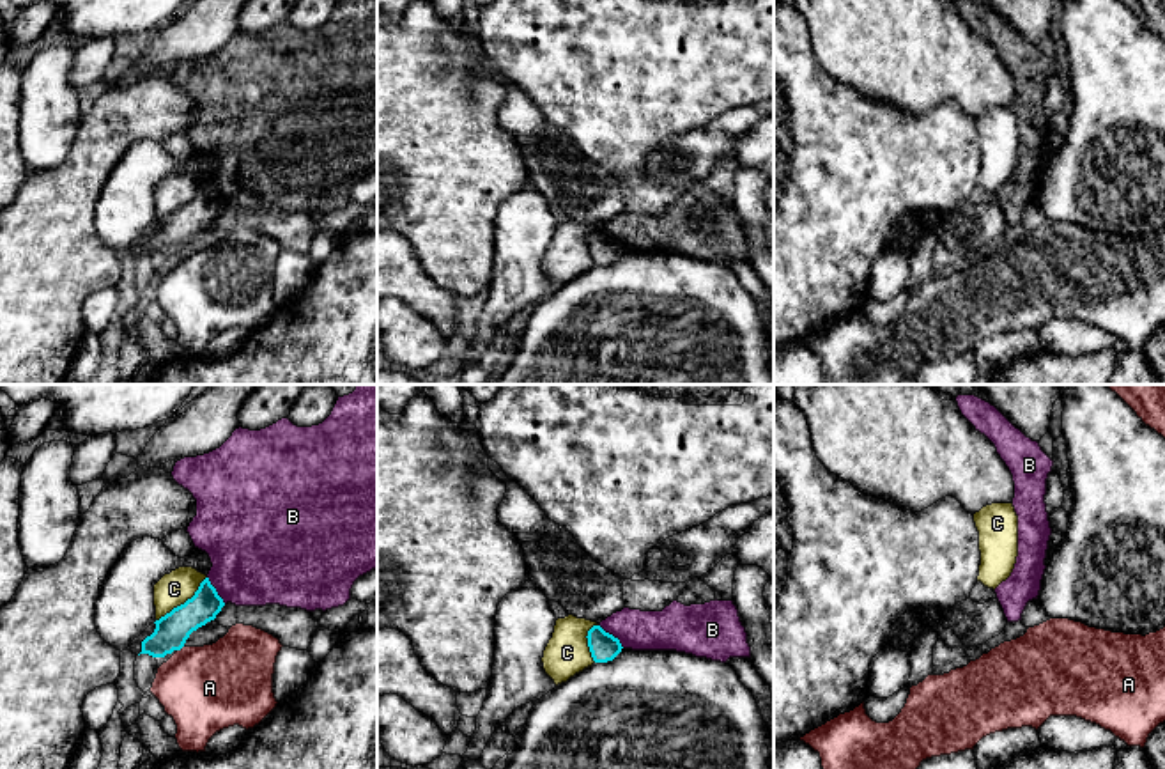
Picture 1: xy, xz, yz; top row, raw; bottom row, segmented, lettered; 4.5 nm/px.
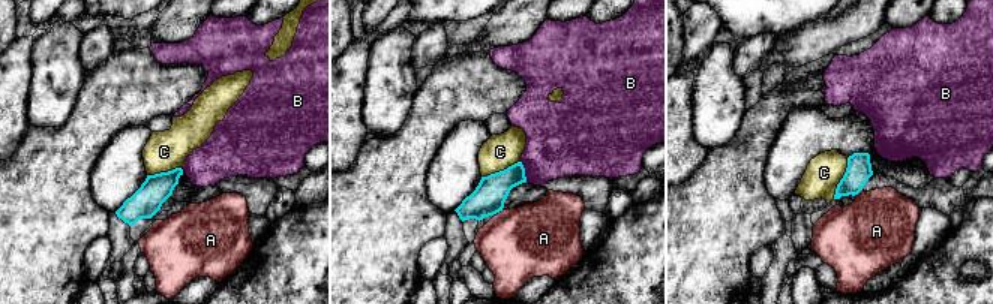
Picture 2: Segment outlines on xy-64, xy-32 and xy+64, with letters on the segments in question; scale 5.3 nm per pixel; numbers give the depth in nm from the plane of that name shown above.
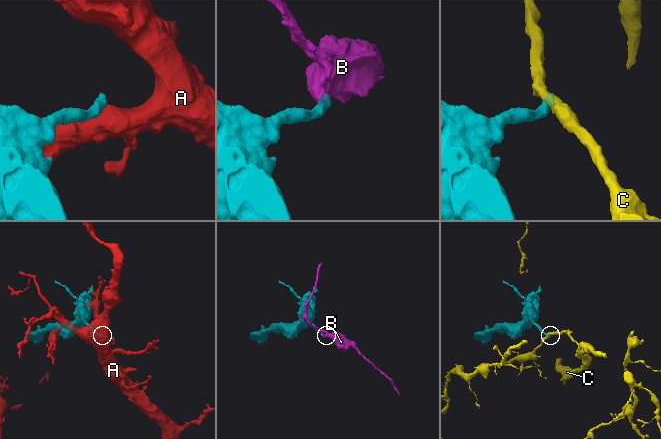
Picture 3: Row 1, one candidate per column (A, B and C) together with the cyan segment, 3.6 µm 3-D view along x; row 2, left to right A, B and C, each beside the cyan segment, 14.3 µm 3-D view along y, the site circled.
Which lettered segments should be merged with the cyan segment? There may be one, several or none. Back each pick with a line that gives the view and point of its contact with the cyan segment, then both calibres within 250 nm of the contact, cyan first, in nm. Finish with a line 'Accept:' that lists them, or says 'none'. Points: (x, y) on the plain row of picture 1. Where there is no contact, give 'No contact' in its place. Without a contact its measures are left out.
Accept: none

